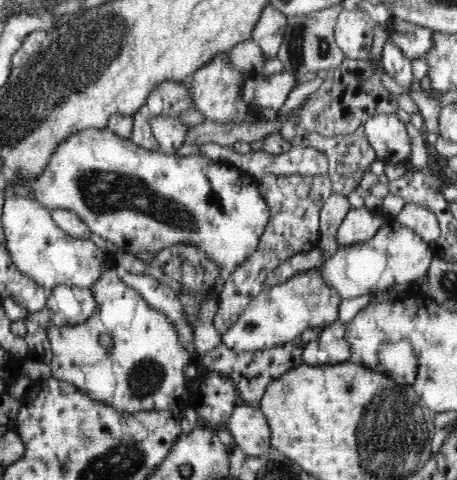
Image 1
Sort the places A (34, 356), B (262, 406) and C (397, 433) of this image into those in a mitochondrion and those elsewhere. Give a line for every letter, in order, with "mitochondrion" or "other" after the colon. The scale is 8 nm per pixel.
A: other
B: other
C: mitochondrion

